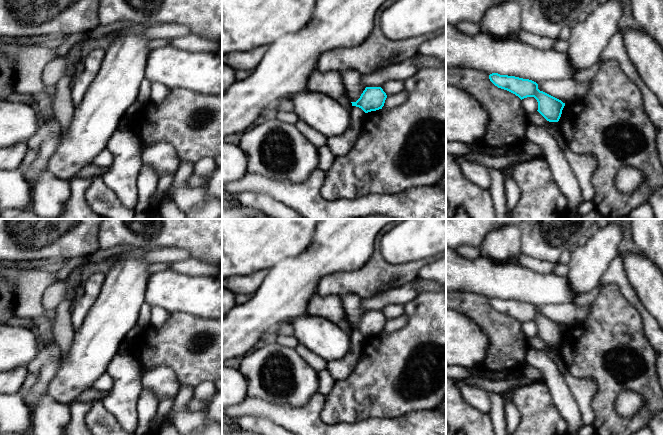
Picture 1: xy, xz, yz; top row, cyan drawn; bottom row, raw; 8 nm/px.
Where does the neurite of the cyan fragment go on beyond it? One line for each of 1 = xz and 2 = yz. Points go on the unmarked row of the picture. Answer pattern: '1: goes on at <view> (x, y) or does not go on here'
1: does not go on here
2: does not go on here

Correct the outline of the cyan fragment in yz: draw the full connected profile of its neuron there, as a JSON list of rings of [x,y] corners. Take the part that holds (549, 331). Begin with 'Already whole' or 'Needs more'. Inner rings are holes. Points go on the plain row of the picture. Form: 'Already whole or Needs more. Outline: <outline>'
Already whole. Outline: [[[492,297],[490,305],[498,312],[507,314],[521,324],[534,321],[538,326],[538,336],[549,346],[558,346],[565,330],[561,324],[538,313],[538,308],[529,303]]]

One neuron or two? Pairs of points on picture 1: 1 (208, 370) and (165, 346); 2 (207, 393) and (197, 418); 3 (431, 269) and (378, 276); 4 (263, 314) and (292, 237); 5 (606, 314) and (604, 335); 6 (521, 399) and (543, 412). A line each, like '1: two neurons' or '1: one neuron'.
1: one neuron
2: two neurons
3: two neurons
4: two neurons
5: one neuron
6: one neuron

